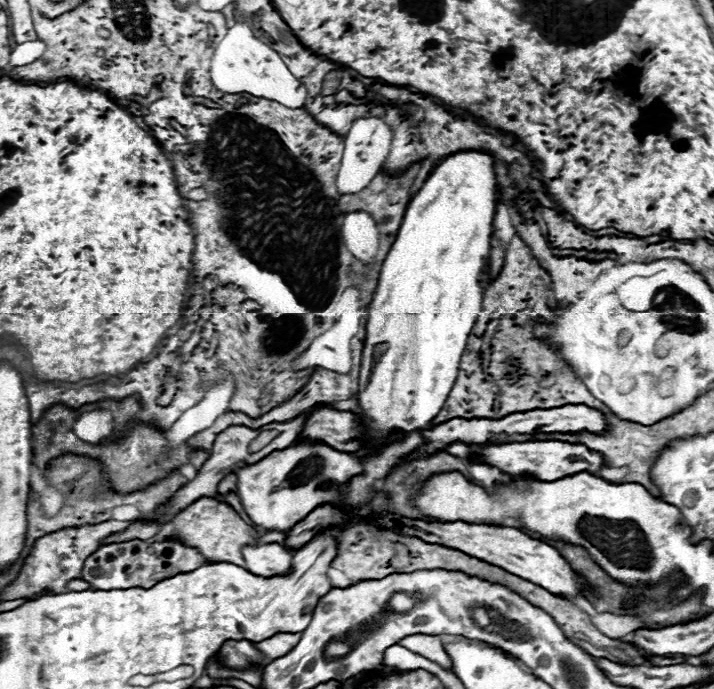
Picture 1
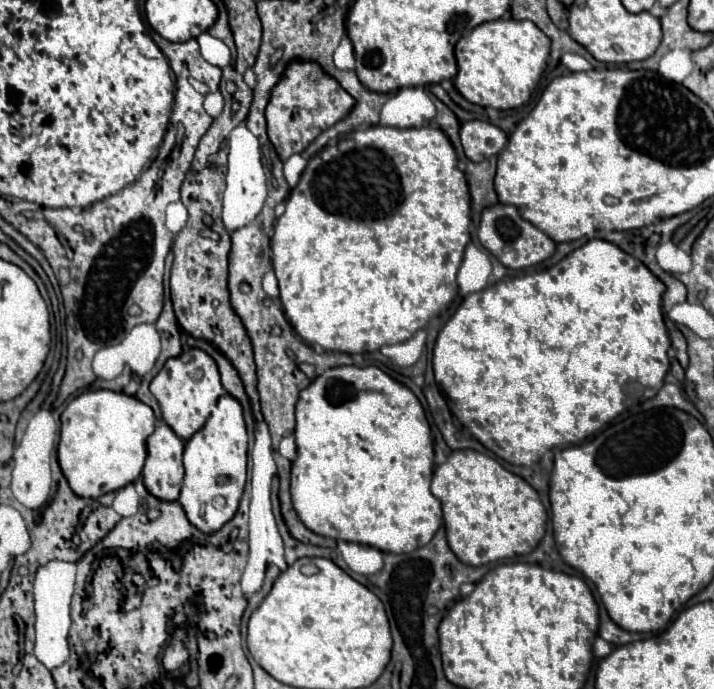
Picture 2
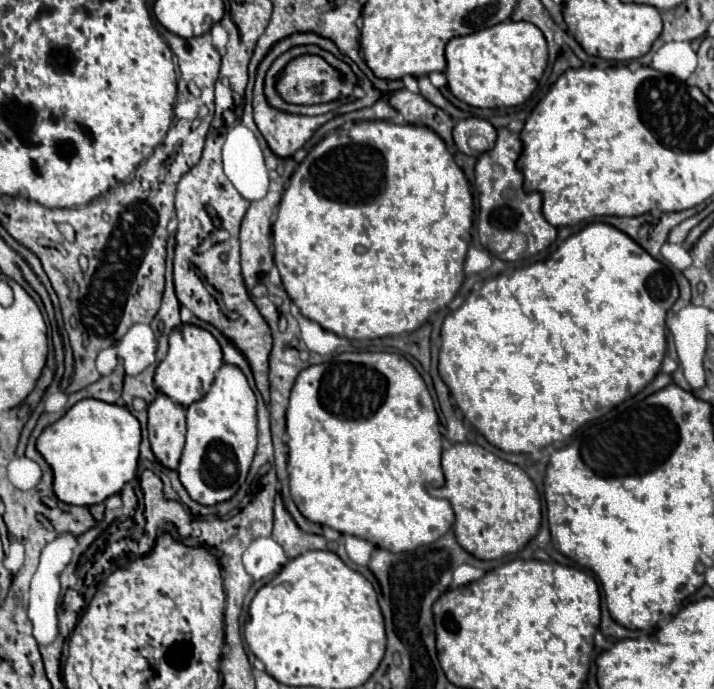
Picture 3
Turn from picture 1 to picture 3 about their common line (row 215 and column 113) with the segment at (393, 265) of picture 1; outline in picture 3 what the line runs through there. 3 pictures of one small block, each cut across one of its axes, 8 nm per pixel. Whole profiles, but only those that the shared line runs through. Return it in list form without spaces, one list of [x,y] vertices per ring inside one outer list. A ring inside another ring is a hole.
[[[88,398],[76,402],[60,420],[46,426],[36,442],[36,450],[52,468],[52,488],[56,498],[74,506],[92,506],[104,502],[112,494],[120,494],[124,484],[128,484],[136,476],[140,438],[140,424],[126,408]]]

